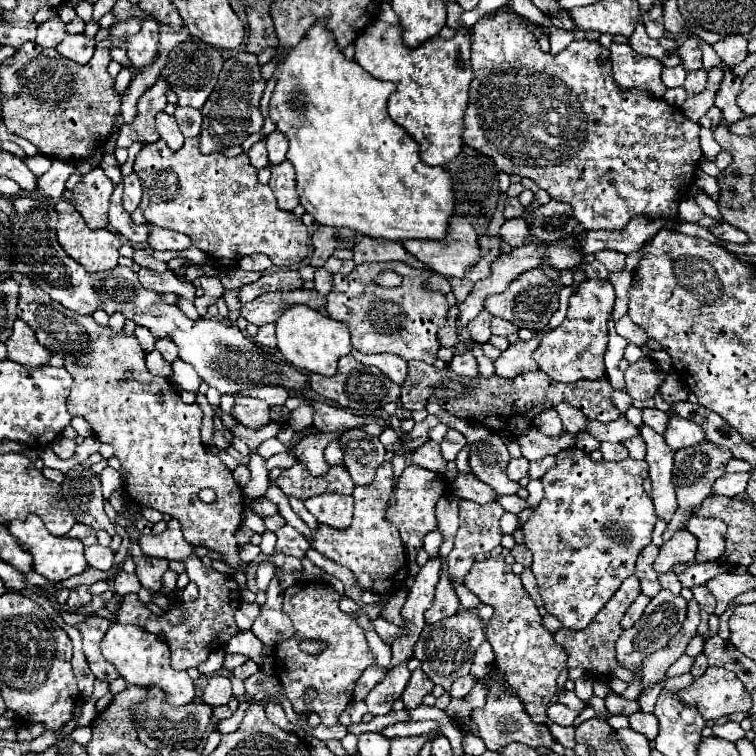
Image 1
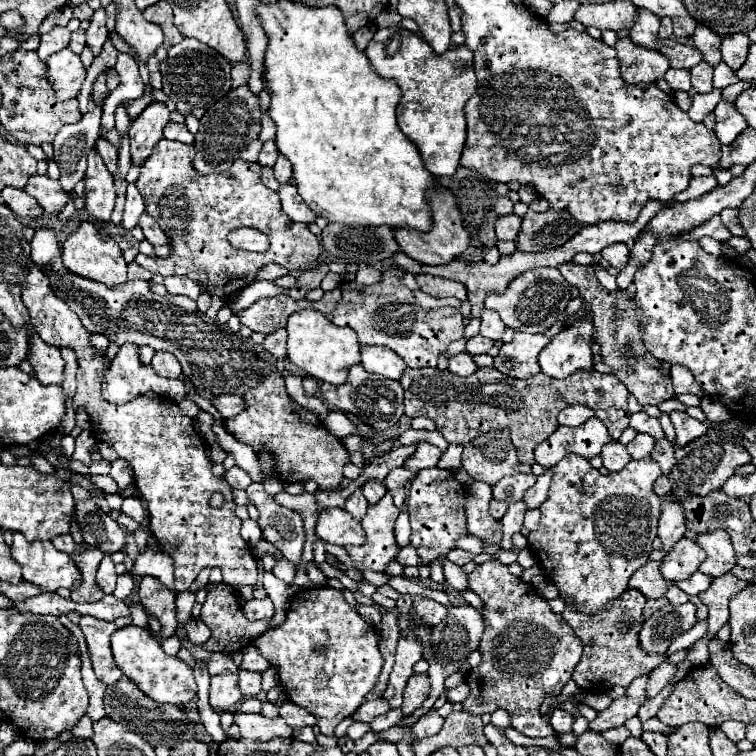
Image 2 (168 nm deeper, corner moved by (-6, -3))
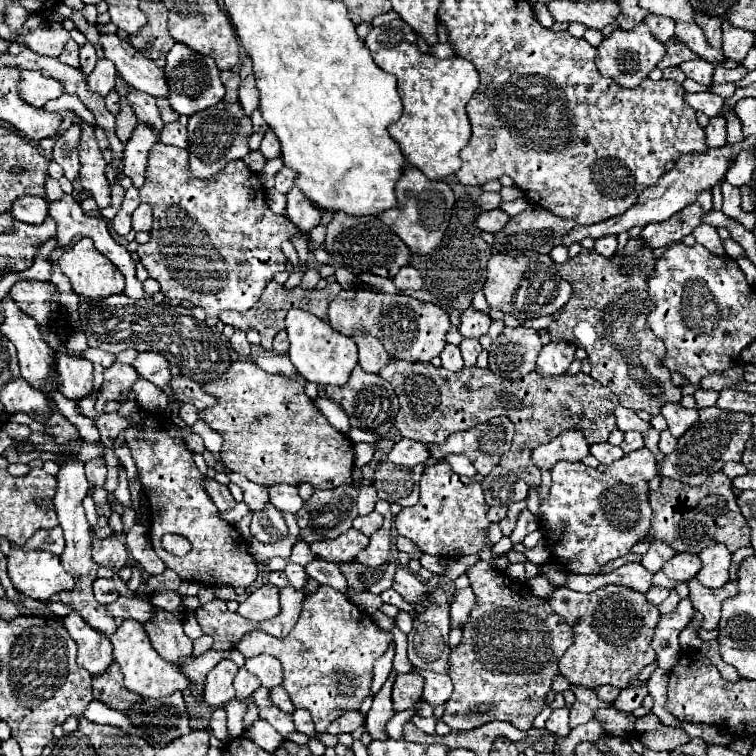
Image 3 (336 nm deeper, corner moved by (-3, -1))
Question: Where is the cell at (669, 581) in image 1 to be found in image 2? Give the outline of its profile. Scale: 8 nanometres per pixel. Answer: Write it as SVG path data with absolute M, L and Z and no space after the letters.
M670 585L670 589L666 591L666 599L672 603L672 605L682 605L688 601L688 595L684 591L680 591L676 585Z

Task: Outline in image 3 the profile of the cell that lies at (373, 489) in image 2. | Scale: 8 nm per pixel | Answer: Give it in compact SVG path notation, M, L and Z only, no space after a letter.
M361 487L359 489L359 499L357 499L357 507L359 507L359 513L361 515L367 515L373 511L377 503L377 491L375 487Z

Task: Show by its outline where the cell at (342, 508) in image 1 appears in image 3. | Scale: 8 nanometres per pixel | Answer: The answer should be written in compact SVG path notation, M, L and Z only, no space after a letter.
M349 529L347 533L339 535L337 539L323 539L323 541L313 541L311 543L311 551L325 559L325 561L333 561L333 563L341 563L341 561L355 561L357 553L361 549L365 549L369 537L363 535L357 529Z

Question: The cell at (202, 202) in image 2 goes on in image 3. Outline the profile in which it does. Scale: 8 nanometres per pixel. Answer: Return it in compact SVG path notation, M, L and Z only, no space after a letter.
M163 143L153 145L149 151L145 183L139 189L139 197L153 207L153 229L151 239L145 245L139 245L137 253L149 275L161 283L165 297L193 301L205 309L205 323L215 325L221 311L251 309L259 301L265 285L273 279L273 275L277 271L289 271L281 243L293 241L297 235L303 235L309 243L309 233L297 229L297 225L293 225L285 215L275 215L267 207L265 195L257 197L257 191L261 189L259 177L241 159L231 161L221 173L215 175L215 179L191 177L187 159L187 149L169 147Z

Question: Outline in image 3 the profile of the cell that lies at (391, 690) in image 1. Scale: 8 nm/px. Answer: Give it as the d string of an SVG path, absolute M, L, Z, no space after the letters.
M349 711L349 713L343 713L341 717L337 717L337 721L333 721L333 725L329 725L327 733L331 733L331 735L353 733L361 725L365 725L365 715L361 711Z

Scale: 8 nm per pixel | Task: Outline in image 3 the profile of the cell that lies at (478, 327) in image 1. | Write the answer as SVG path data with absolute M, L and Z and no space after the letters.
M463 339L461 345L459 345L459 349L461 349L463 361L465 361L467 367L473 367L475 361L477 361L477 357L479 357L479 353L483 351L479 339Z

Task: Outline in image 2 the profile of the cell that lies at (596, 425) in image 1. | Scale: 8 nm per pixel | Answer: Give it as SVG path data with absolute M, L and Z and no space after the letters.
M594 417L578 427L558 427L556 433L552 433L534 449L534 455L536 463L550 469L568 453L592 459L606 443L610 443L610 435L604 423Z

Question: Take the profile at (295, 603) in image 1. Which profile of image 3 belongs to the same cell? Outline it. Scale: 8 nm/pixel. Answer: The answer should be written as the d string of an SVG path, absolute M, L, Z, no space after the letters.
M321 585L315 593L305 597L299 621L287 637L277 639L263 631L251 631L239 641L237 651L243 657L255 657L259 653L277 657L283 665L283 687L293 705L307 709L317 735L323 735L331 721L345 711L359 709L361 699L369 695L373 663L387 651L391 639L391 633L379 629L373 619L359 611L343 593Z

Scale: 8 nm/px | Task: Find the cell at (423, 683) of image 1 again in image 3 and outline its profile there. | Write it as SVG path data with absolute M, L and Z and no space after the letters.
M405 673L397 675L395 685L393 685L393 709L395 711L405 711L413 707L421 699L425 679L419 673Z

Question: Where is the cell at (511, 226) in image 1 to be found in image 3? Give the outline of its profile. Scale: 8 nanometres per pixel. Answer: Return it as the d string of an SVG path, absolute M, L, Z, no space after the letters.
M493 209L493 211L485 211L479 219L477 219L477 225L481 231L487 231L487 233L499 233L509 221L509 215L503 211L503 209Z

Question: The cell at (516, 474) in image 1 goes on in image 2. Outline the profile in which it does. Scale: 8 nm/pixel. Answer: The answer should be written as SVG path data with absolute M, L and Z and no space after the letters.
M508 475L504 479L500 479L500 483L492 485L492 499L496 501L506 501L506 503L516 503L522 501L524 493L532 487L532 483L536 483L536 475Z

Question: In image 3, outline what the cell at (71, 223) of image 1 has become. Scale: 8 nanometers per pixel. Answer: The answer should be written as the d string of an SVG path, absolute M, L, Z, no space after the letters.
M89 237L73 243L57 265L69 277L73 291L83 297L103 299L121 293L125 287L123 273L93 247Z

